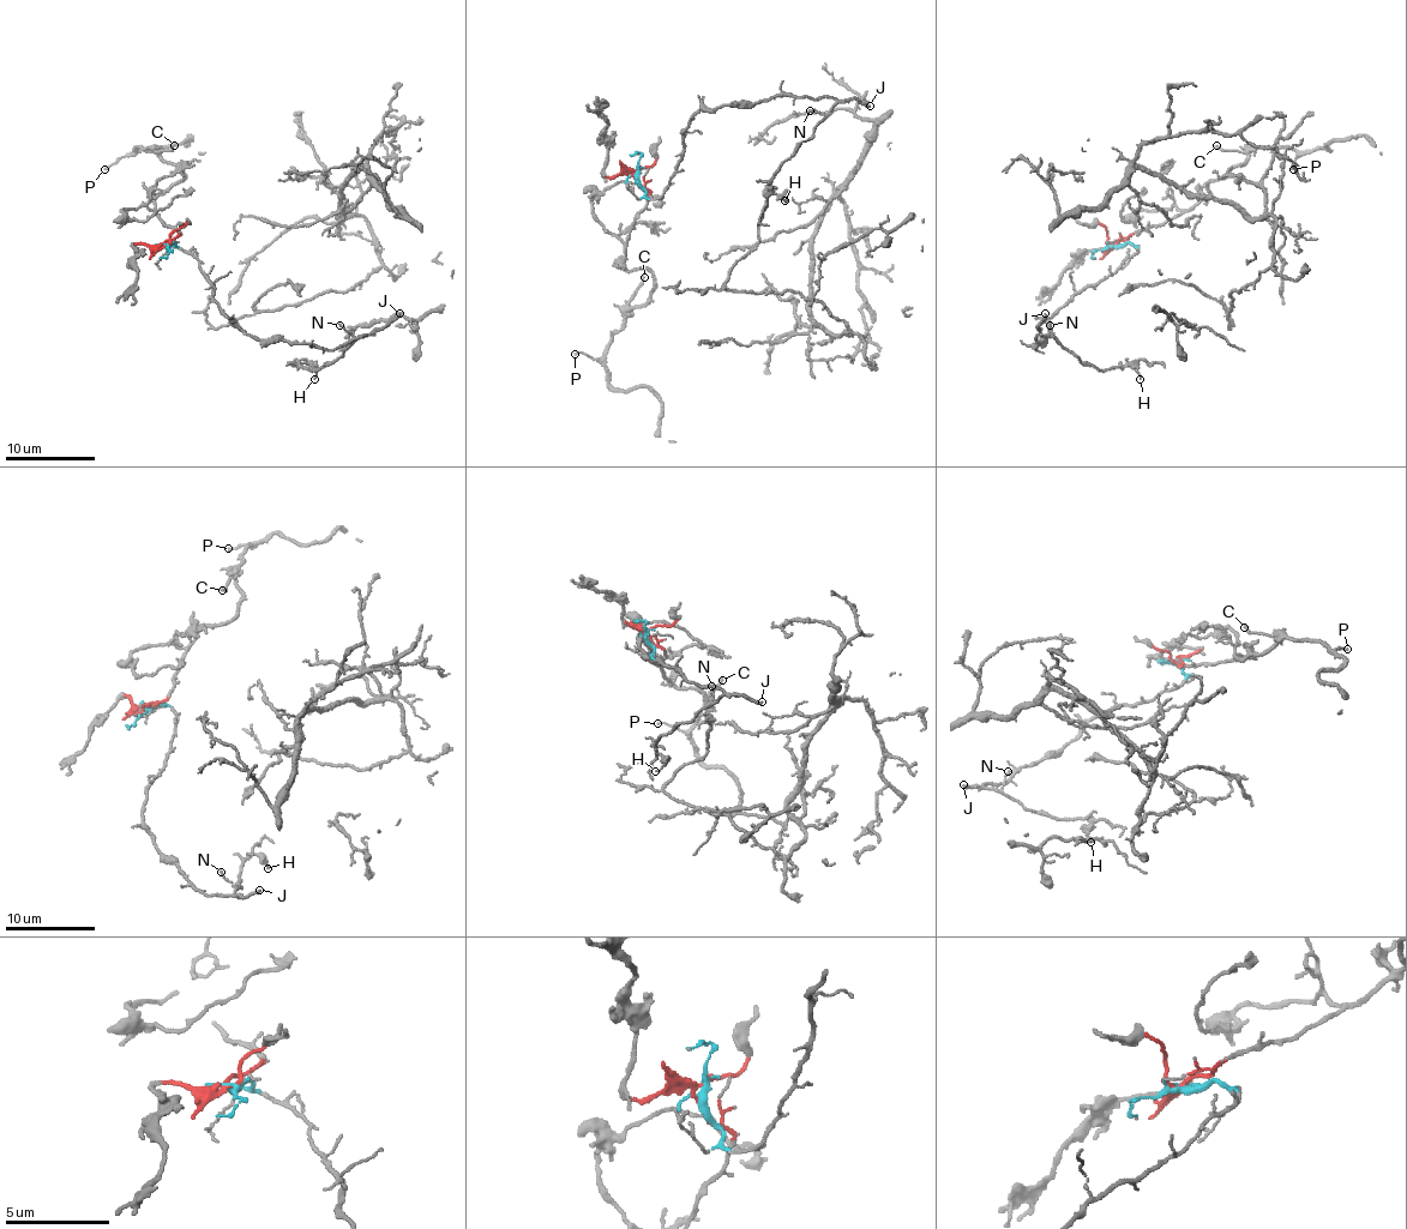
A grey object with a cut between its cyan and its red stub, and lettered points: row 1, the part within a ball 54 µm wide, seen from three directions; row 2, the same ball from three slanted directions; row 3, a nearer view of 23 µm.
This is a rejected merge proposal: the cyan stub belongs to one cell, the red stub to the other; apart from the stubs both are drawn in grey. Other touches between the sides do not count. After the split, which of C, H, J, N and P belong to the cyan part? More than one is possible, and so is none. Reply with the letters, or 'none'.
H, J, N

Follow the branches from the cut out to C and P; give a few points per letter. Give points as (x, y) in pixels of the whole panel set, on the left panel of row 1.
C: (167, 244), (178, 233), (157, 217), (155, 197), (182, 179), (180, 167), (160, 156), (173, 145)
P: (167, 244), (178, 233), (157, 217), (155, 199), (182, 179), (182, 169), (152, 148), (137, 148), (103, 169)

